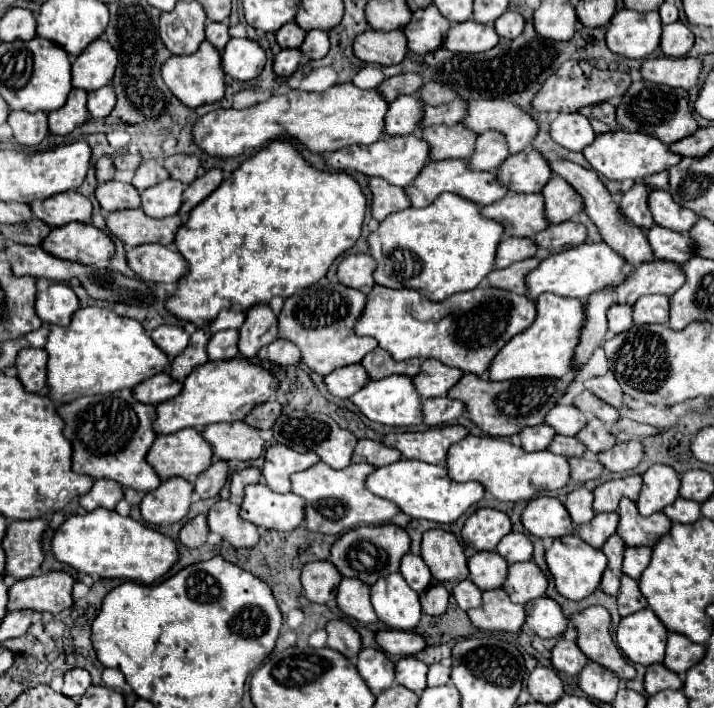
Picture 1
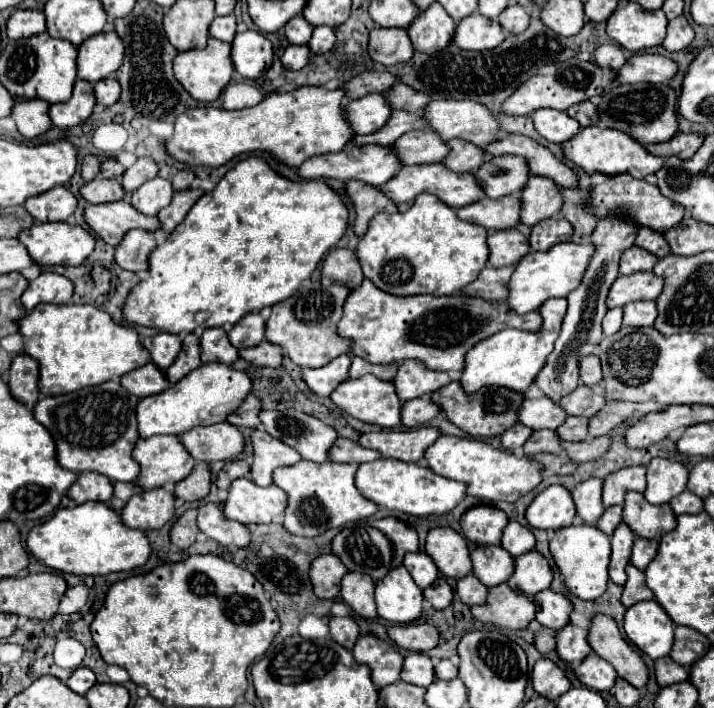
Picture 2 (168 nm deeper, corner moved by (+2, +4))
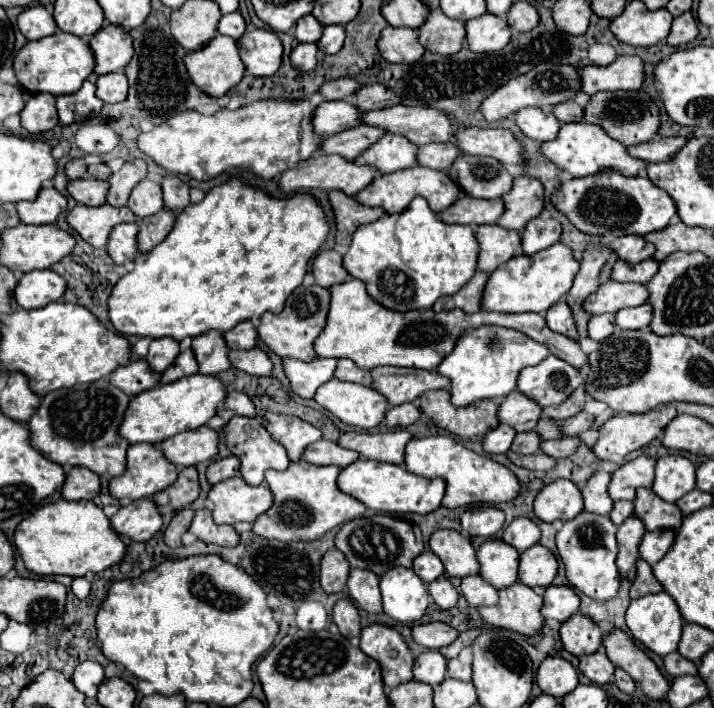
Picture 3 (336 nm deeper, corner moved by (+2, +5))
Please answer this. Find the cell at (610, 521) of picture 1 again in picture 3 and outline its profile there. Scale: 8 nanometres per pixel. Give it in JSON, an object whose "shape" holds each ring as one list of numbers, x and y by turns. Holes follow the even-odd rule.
{"shape":[[616,501,614,509,610,513,610,519,614,525,620,525,630,515,632,515,632,501]]}

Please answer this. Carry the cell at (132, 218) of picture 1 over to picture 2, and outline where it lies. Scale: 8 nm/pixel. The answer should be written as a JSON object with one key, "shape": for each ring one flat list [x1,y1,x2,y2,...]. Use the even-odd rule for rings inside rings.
{"shape":[[118,200,110,204,88,204,84,208,84,220,92,228,94,234,98,234,106,244,118,246,124,234,132,228,142,230,158,230,160,222,156,216,144,216,140,214,130,202]]}

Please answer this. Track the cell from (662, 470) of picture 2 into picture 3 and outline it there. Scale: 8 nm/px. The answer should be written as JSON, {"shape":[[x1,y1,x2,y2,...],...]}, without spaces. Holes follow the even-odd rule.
{"shape":[[666,455,656,461,656,477,652,491,670,503,676,503,682,495,696,487,694,463,682,455]]}

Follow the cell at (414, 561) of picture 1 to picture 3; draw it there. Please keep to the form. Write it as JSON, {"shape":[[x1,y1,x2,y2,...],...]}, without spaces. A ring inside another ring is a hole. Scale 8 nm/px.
{"shape":[[424,551,422,555,418,555,412,569,424,583,432,583,436,577,444,575,444,565,432,551]]}

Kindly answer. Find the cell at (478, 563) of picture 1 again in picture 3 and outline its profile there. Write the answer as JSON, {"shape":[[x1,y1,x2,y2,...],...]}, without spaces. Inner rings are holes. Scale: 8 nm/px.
{"shape":[[488,539,476,549,480,575,494,589,504,589,518,579,520,553,502,539]]}

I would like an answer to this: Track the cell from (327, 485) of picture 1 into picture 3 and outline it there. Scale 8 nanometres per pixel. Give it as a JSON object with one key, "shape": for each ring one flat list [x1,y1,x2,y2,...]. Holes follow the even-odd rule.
{"shape":[[306,461,290,463,286,471,268,471,266,483,274,493,274,505,268,509,268,513,256,519,254,533,278,541,314,541,316,537,322,537,326,531,360,517,366,511,366,505,350,497,348,493,340,491,340,471,342,467,336,465,318,467]]}

